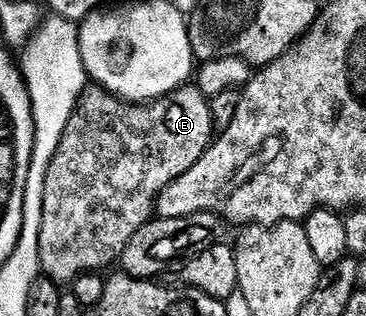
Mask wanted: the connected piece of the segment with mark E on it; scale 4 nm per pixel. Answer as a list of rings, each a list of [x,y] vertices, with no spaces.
[[[91,86],[84,91],[73,110],[73,118],[69,118],[69,126],[61,138],[61,146],[57,146],[57,154],[49,162],[49,170],[45,174],[45,190],[43,191],[43,213],[41,214],[41,234],[39,235],[39,267],[42,275],[48,280],[55,281],[60,286],[70,285],[78,276],[98,273],[99,268],[106,264],[115,264],[120,259],[125,246],[129,246],[129,238],[141,230],[148,220],[152,219],[155,201],[159,195],[171,185],[174,180],[181,178],[185,170],[189,170],[206,153],[213,143],[213,125],[211,123],[211,106],[208,97],[204,96],[199,87],[184,86],[175,92],[170,92],[160,100],[147,103],[129,104],[104,92],[98,86]]]

